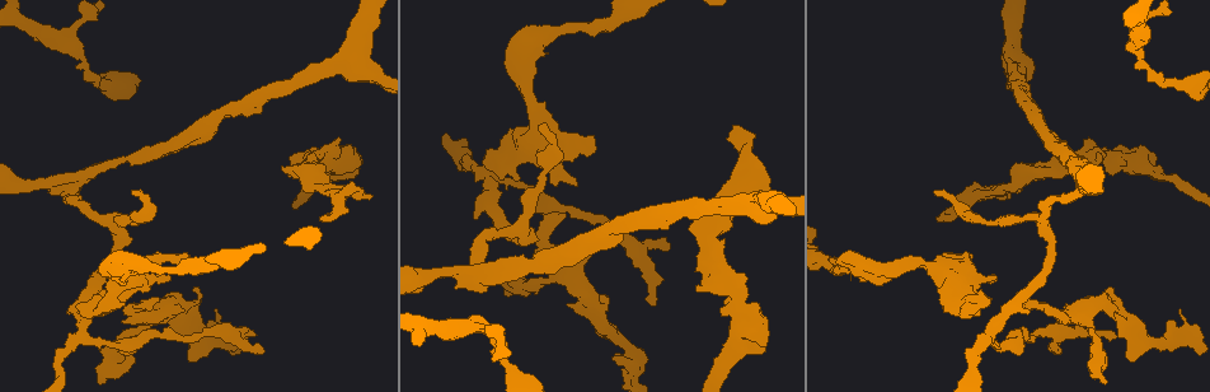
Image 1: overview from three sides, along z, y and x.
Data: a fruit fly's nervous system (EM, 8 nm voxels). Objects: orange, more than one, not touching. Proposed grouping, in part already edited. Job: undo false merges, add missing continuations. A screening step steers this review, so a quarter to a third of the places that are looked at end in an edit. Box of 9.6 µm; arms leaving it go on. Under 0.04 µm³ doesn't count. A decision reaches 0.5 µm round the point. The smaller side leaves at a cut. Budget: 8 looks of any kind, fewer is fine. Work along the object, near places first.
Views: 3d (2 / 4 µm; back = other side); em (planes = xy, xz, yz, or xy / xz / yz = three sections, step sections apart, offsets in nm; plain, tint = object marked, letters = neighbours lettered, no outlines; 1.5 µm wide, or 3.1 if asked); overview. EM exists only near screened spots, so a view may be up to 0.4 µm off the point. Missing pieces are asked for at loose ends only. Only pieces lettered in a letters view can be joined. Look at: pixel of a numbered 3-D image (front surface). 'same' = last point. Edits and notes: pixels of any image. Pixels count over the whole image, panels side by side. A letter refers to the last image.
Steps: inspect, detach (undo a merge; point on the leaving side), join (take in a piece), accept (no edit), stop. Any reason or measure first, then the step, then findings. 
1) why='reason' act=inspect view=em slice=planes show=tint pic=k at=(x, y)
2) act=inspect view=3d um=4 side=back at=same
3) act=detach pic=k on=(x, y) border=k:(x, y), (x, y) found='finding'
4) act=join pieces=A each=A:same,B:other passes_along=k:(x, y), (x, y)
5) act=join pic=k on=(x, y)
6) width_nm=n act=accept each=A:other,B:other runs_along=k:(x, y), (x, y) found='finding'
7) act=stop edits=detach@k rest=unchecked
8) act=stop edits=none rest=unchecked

why='an open end' act=inspect view=3d um=2 pic=1 at=(1156, 160)

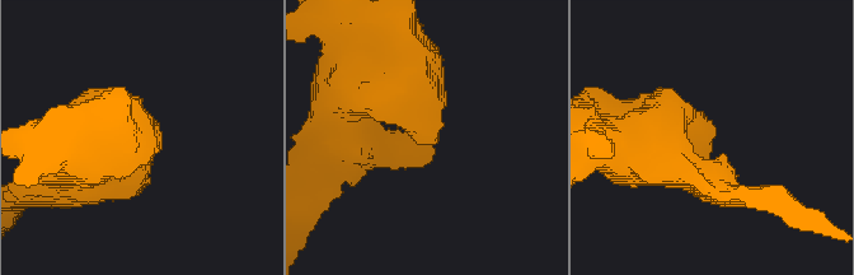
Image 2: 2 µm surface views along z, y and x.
why='now the EM' act=inspect view=em slice=yz step=4 show=letters pic=2 at=(435, 142)

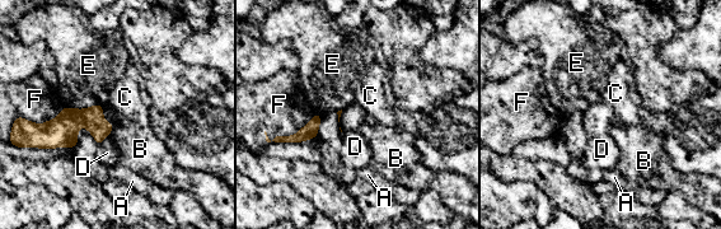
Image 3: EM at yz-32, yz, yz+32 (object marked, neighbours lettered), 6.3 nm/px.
why='another direction' act=inspect view=em slice=planes show=letters at=same

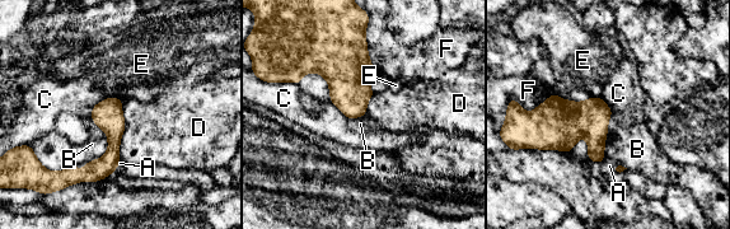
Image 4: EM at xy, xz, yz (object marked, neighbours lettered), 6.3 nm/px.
act=accept each=A:other,B:other,C:other,D:other,E:other,F:other runs_along=4:(118, 102), (113, 153), (75, 173) found='none of them fits'

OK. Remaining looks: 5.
why='free end' act=inspect view=em um=3.1 slice=planes show=plain pic=1 at=(338, 138)

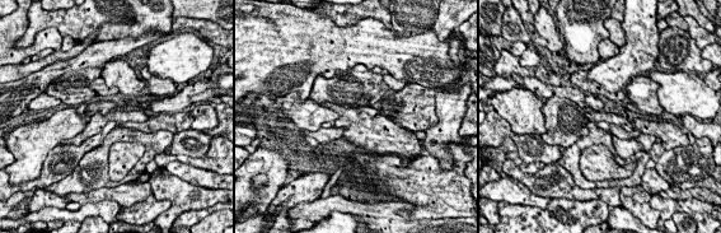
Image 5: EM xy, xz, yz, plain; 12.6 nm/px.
act=inspect view=em um=3.1 slice=planes show=letters at=same

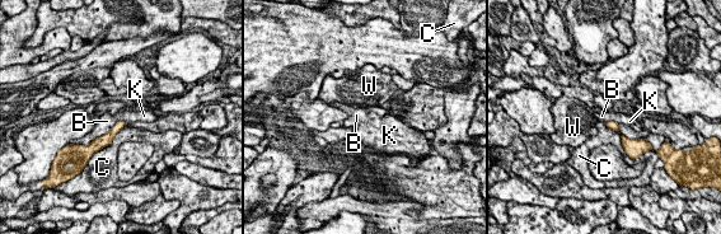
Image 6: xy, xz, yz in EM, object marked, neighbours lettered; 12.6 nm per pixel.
act=accept each=B:other,C:other,K:other,W:other border=6:(121, 120), (108, 131), (85, 145) found='no lettered piece goes on from it'

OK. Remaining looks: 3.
why='long arm stops here' act=inspect view=em slice=xy step=4 show=tint pic=1 at=(540, 125)

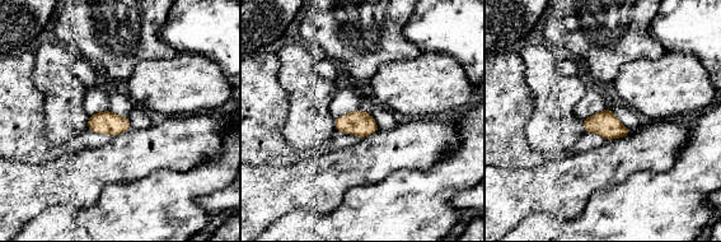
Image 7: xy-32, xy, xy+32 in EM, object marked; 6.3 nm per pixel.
act=inspect view=em slice=planes show=letters at=same

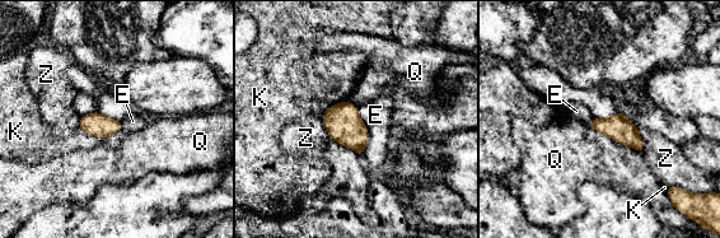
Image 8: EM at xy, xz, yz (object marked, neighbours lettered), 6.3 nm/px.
act=accept each=E:other,K:other,Q:other,Z:other border=8:(346, 99), (332, 104), (322, 113) found='no lettered piece goes on from it'

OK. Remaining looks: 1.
act=stop edits=none rest=unchecked

